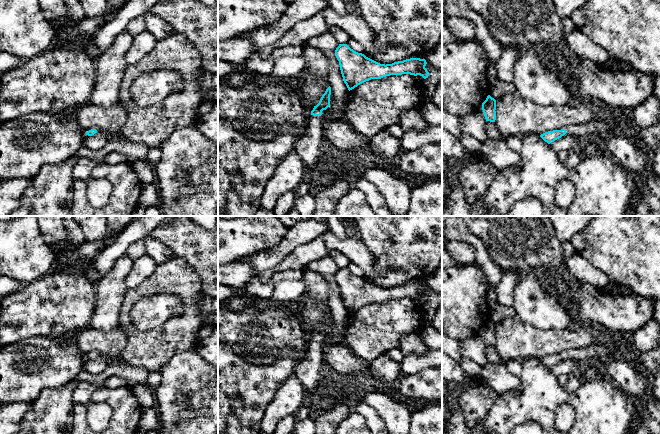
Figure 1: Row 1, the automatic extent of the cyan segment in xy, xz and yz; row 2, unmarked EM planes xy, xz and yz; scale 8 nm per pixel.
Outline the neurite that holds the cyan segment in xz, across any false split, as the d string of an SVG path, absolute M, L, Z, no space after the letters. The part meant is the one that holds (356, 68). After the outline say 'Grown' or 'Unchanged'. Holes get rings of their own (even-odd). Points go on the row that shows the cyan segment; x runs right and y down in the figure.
M339 44L335 50L335 56L349 91L371 79L381 79L390 75L420 75L424 79L429 76L425 68L427 64L425 59L410 58L385 65L354 51L347 44Z. Unchanged

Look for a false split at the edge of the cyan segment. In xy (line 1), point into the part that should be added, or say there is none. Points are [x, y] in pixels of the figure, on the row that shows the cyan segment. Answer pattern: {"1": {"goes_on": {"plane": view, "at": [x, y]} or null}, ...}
{"1": {"goes_on": null}}

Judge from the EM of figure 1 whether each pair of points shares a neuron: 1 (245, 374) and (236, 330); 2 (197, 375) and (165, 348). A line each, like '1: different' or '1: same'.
1: different
2: different

